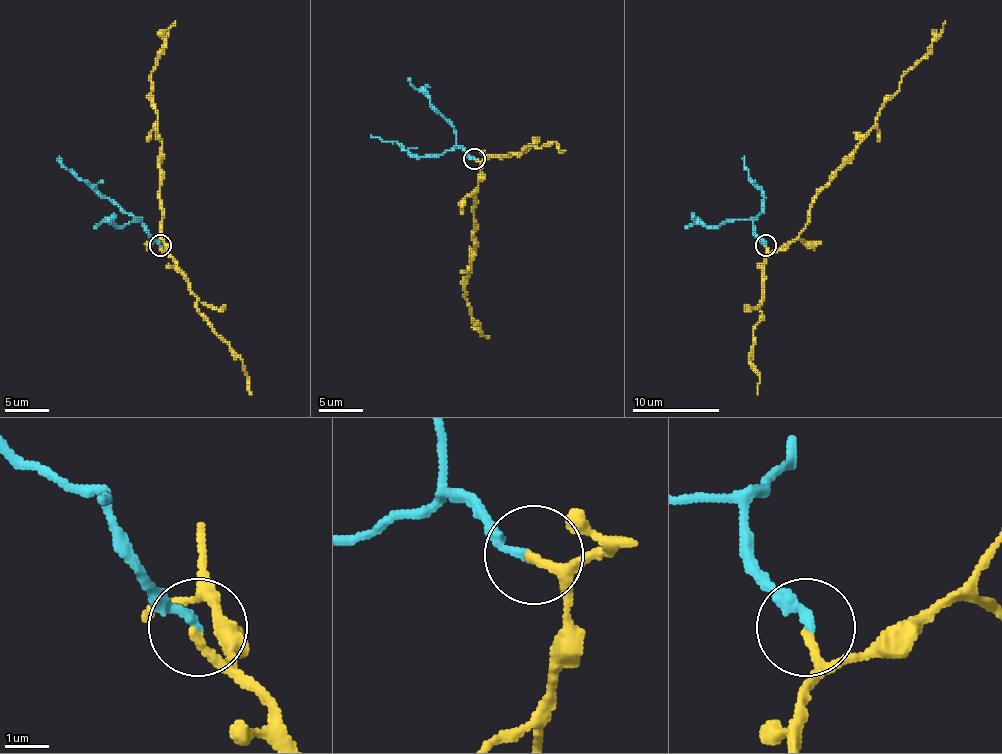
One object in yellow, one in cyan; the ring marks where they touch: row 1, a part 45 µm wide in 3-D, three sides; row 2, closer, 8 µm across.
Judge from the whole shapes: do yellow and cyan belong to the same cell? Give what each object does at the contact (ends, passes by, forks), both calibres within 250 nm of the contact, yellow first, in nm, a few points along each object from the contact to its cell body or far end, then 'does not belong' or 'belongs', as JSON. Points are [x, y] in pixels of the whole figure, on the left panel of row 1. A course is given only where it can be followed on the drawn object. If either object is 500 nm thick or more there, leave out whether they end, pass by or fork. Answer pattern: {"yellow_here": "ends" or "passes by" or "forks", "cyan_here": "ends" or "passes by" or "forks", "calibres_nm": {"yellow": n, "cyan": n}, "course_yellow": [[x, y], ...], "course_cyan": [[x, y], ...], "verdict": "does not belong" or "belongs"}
{"yellow_here": "ends", "cyan_here": "ends", "calibres_nm": {"yellow": 220, "cyan": 200}, "course_yellow": [[160, 246], [166, 252], [160, 198], [162, 141], [157, 113], [151, 102], [151, 78], [155, 58], [175, 21]], "course_cyan": [[160, 246], [146, 226], [77, 178], [59, 156]], "verdict": "belongs"}

